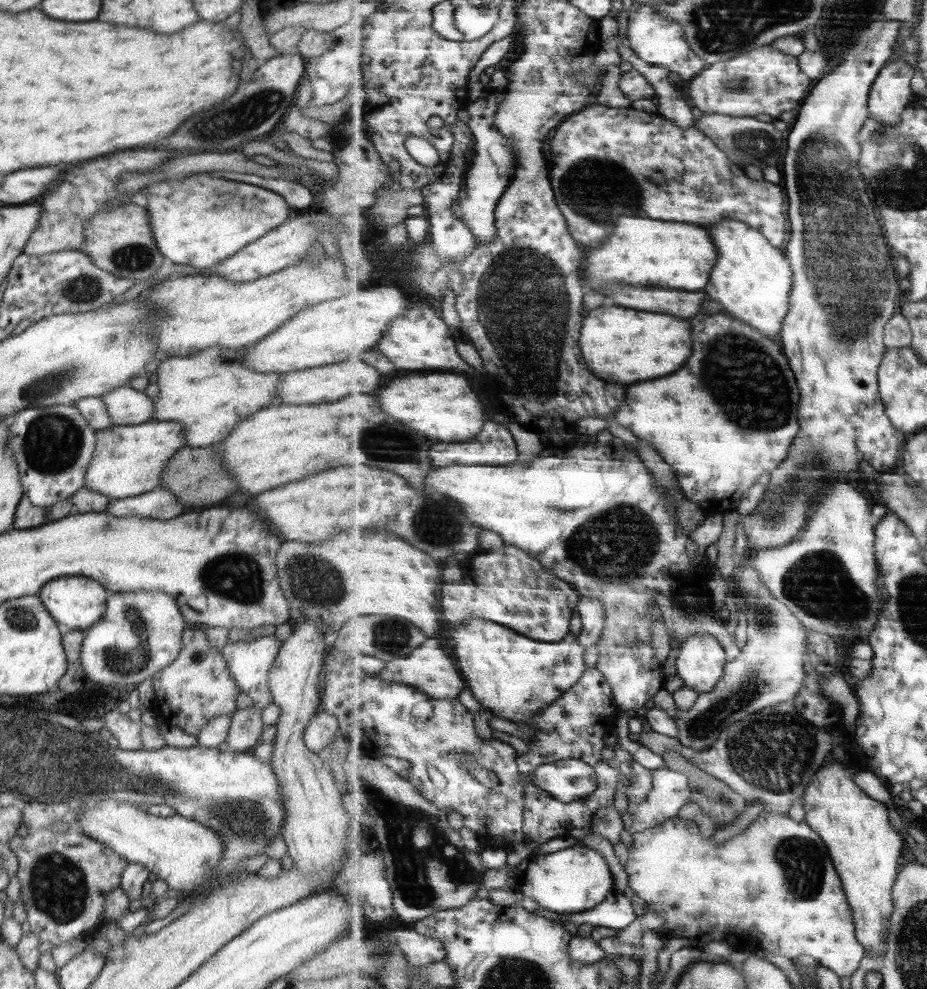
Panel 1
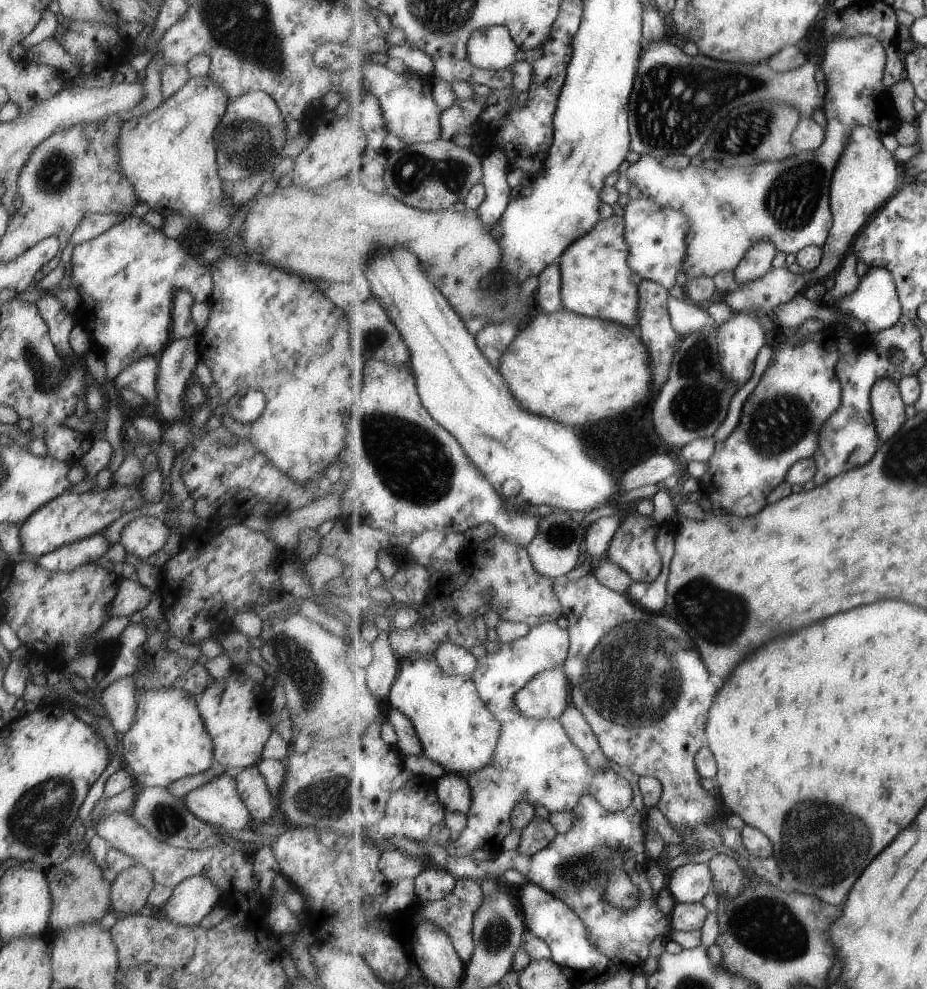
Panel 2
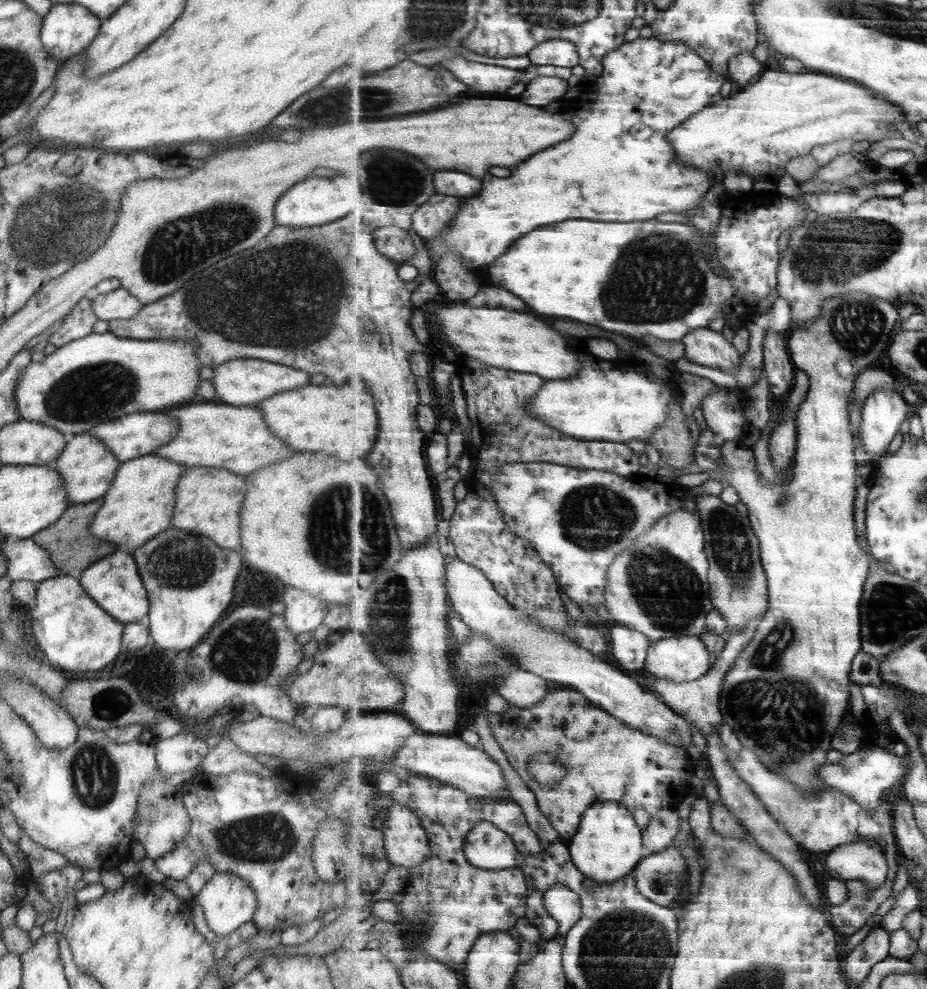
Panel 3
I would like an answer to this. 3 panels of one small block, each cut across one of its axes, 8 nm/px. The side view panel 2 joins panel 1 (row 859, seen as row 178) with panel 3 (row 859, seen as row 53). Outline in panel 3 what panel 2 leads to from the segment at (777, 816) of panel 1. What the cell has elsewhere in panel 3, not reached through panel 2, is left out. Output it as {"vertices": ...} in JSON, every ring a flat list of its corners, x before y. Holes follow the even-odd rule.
{"vertices":[[873,840,851,842,826,854,829,876,837,880,861,880,869,891,875,892,886,884,890,871,886,853]]}

